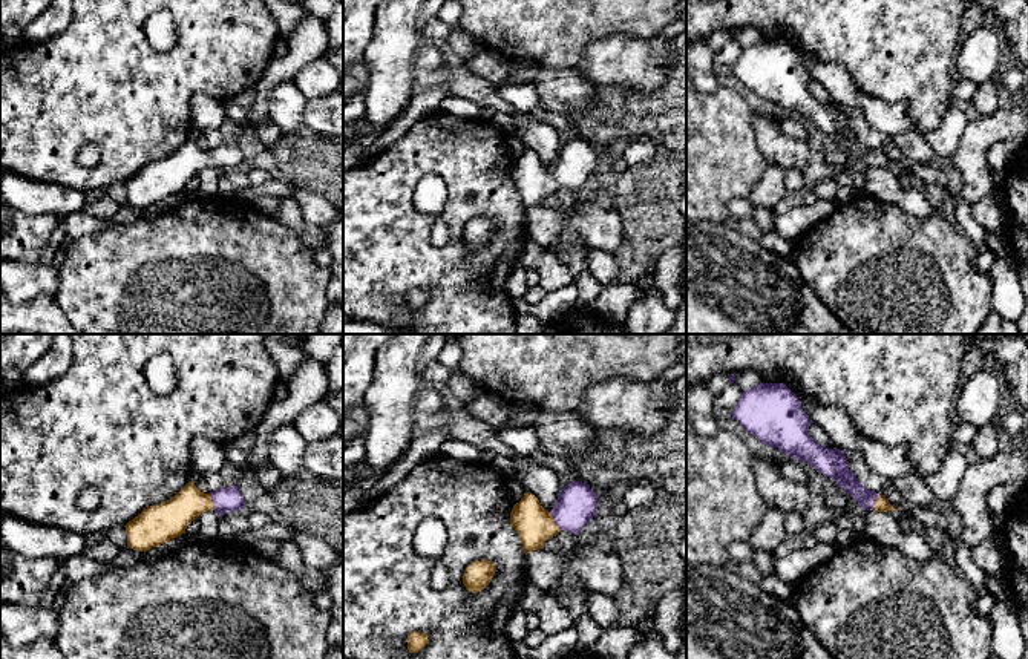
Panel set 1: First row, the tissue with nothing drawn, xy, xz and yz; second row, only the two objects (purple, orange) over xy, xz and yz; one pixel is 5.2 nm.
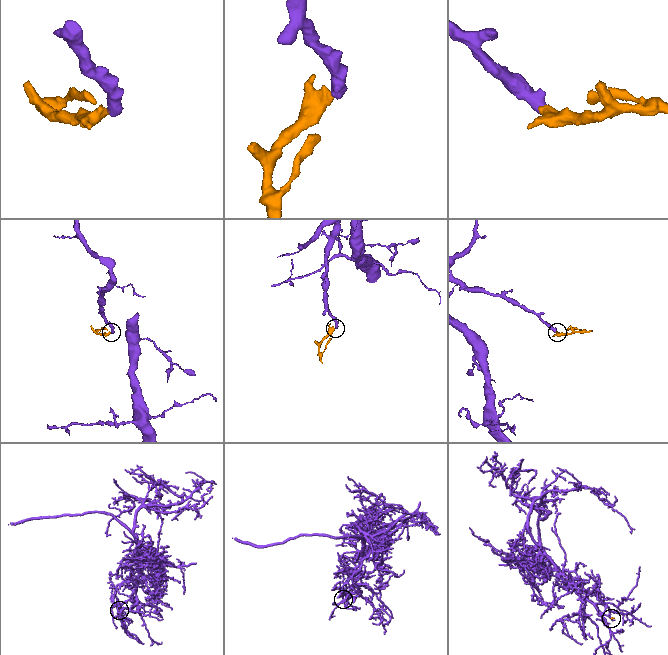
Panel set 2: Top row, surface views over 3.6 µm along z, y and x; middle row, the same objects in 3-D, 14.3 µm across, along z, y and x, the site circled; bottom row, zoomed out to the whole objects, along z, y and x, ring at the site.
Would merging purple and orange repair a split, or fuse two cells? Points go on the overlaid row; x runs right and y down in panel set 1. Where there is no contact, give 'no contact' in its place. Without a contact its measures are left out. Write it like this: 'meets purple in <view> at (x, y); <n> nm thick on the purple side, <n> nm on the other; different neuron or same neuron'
meets purple in xz at (553, 520); 220 nm thick on the purple side, 200 nm on the other; same neuron

